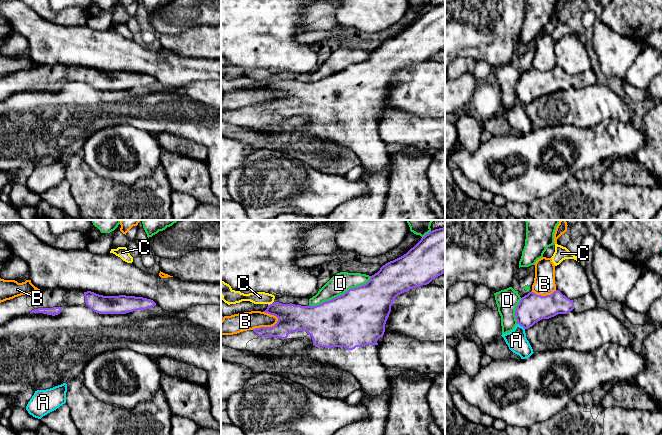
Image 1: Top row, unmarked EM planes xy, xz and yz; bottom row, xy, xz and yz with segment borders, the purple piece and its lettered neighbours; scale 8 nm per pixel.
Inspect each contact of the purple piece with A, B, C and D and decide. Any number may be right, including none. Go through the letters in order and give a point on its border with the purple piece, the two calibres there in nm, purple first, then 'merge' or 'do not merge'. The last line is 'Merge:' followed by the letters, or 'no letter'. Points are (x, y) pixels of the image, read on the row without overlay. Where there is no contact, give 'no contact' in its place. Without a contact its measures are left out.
A: yz (521, 101) | 220/160 nm | do not merge
B: xz (266, 103) | 220/150 nm | do not merge
C: xz (270, 80) | 220/100 nm | do not merge
D: xz (340, 71) | 460/160 nm | do not merge
Merge: no letter

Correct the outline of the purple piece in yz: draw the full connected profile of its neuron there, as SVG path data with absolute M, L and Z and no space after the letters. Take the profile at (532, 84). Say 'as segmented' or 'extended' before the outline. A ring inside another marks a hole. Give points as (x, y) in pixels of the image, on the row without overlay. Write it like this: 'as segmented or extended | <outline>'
extended | M559 66L546 72L537 71L531 67L521 74L515 85L515 92L517 100L528 105L542 95L567 90L570 87L581 89L596 84L596 81L597 76L592 69L570 76Z

